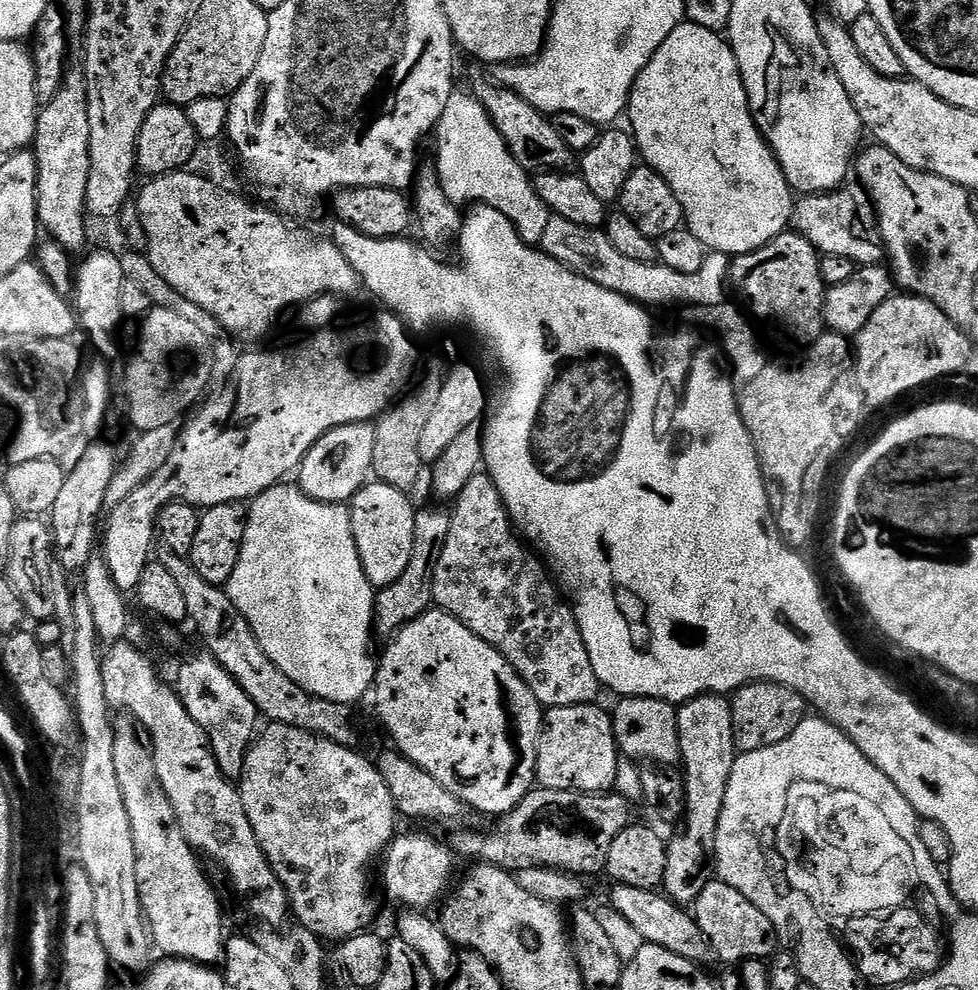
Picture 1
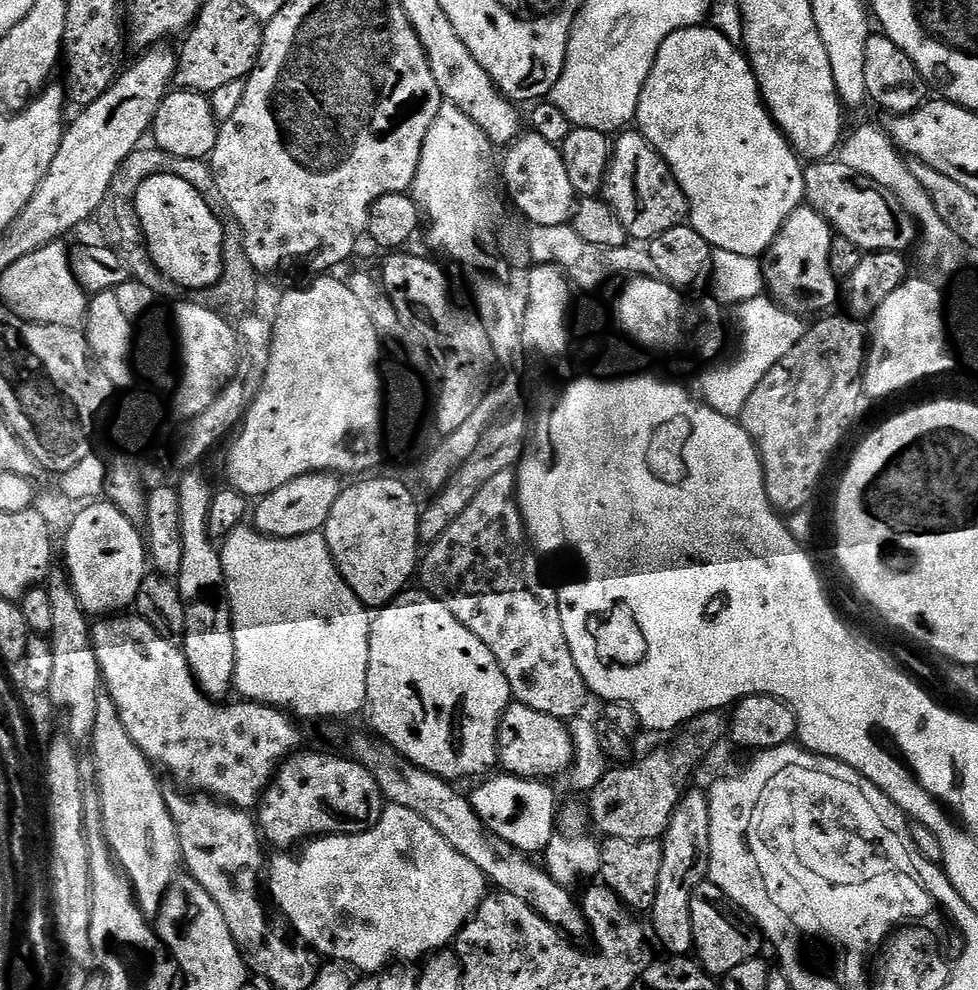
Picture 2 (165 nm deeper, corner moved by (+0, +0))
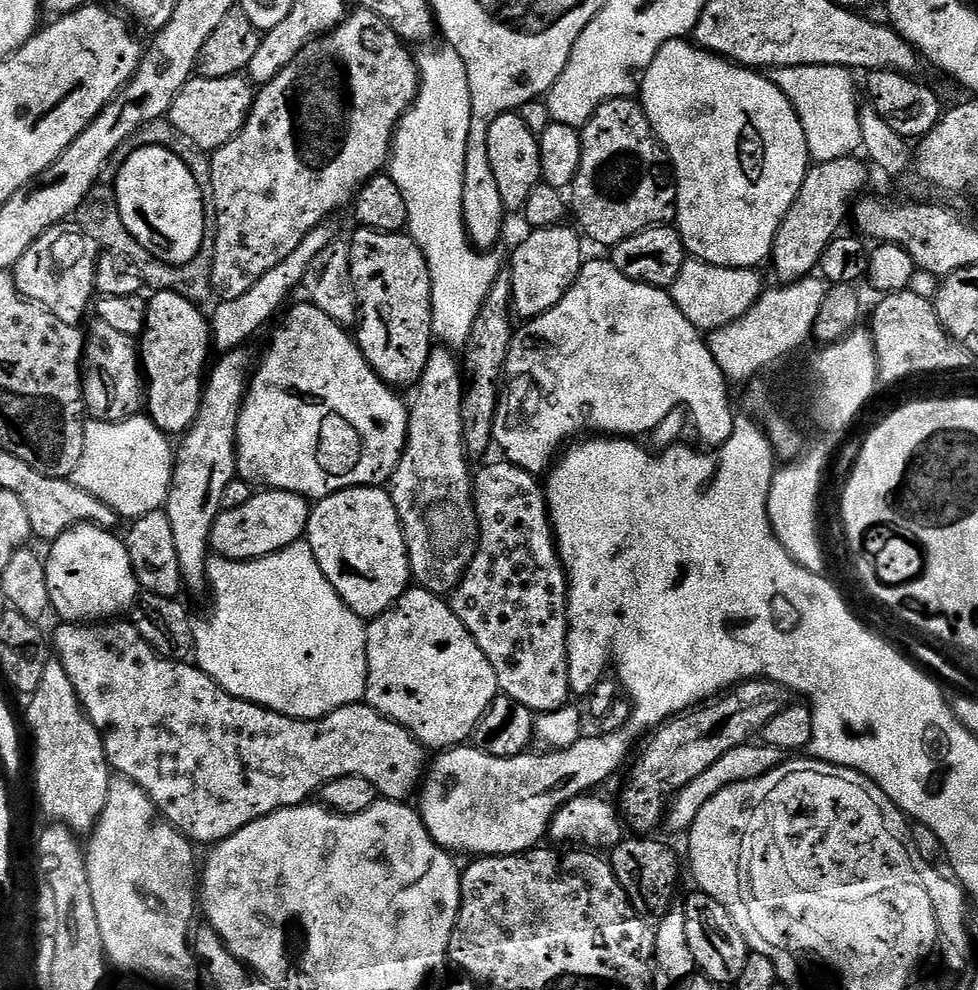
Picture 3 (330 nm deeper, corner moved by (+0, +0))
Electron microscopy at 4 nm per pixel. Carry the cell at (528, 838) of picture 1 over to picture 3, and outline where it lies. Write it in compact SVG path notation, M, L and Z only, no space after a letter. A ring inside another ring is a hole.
M763 678L745 680L735 685L734 691L728 695L667 721L655 733L657 736L645 750L644 757L636 765L631 765L632 773L624 784L618 808L625 825L636 831L633 833L655 833L652 831L665 823L670 801L676 793L694 782L694 778L706 774L718 758L730 750L745 747L751 736L759 737L775 716L782 715L790 707L789 689Z

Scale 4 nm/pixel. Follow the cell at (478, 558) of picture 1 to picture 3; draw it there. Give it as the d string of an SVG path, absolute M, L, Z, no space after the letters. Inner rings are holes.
M507 462L499 463L488 464L480 473L478 471L475 473L472 482L472 501L476 507L476 517L480 527L480 542L476 545L472 564L464 573L460 587L451 593L450 603L454 614L462 622L462 626L466 626L466 630L470 630L470 634L474 638L474 642L478 642L482 654L486 654L490 666L494 666L494 674L500 683L500 692L514 698L514 702L522 702L522 706L526 706L534 714L556 712L569 703L568 695L571 697L574 692L568 673L568 578L564 571L564 562L561 560L556 546L556 538L552 531L552 518L548 514L548 497L541 481L518 466Z

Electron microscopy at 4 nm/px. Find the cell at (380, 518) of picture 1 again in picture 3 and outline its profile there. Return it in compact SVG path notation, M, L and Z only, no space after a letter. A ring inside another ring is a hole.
M380 486L347 488L315 501L311 509L306 543L322 574L356 616L381 616L408 591L412 580L404 531L391 491Z

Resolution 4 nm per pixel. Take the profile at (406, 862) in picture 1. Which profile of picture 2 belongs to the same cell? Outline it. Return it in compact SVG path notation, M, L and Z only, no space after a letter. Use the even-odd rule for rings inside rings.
M397 804L385 807L380 816L380 821L373 828L367 828L364 832L357 832L355 836L318 836L307 841L300 850L301 852L297 856L294 854L295 851L280 850L275 853L277 856L273 860L271 857L267 861L267 895L270 900L270 895L272 895L272 900L276 903L277 910L288 919L289 926L301 936L299 939L307 947L321 957L329 956L332 959L329 961L339 962L344 966L353 964L360 971L360 974L375 974L387 969L395 961L392 960L395 956L400 959L397 960L400 962L408 962L404 960L417 960L417 962L420 962L431 956L432 953L440 951L441 948L449 947L465 924L475 916L477 908L479 908L486 895L486 887L484 888L486 877L484 872L478 866L474 866L474 862L470 862L470 858L464 858L458 850L454 850L454 846L450 846L450 842L446 842L446 838L442 838L442 834L438 834L438 830L434 830L434 826L430 826L430 822L426 822L426 818L414 814L414 810L406 810Z

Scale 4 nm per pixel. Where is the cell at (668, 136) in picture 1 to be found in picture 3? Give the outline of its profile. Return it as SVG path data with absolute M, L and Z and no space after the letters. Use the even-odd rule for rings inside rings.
M681 38L678 40L671 40L670 42L666 42L662 47L658 50L658 54L655 58L650 62L650 66L644 69L642 73L642 79L638 84L638 99L640 101L640 105L646 114L646 118L650 122L650 126L652 127L652 131L656 134L656 139L660 141L664 146L664 151L668 153L668 158L672 166L672 171L674 173L674 179L676 181L676 219L675 223L678 225L678 231L680 237L684 240L685 249L695 259L703 260L705 264L717 264L719 268L755 268L759 269L761 267L760 263L765 259L766 261L772 255L772 245L776 243L776 236L779 234L781 227L784 222L784 215L790 210L790 206L794 202L794 198L798 198L798 190L802 190L802 182L806 178L806 174L808 173L810 167L810 157L808 155L808 143L806 142L806 134L804 133L804 127L802 126L802 122L800 121L800 115L797 114L795 106L790 103L788 100L788 96L779 88L777 84L775 84L771 79L768 80L767 75L761 74L756 70L749 70L747 68L739 67L723 58L717 59L717 57L713 56L712 53L701 50L699 47L691 46L692 48L688 48L689 41L687 39Z

